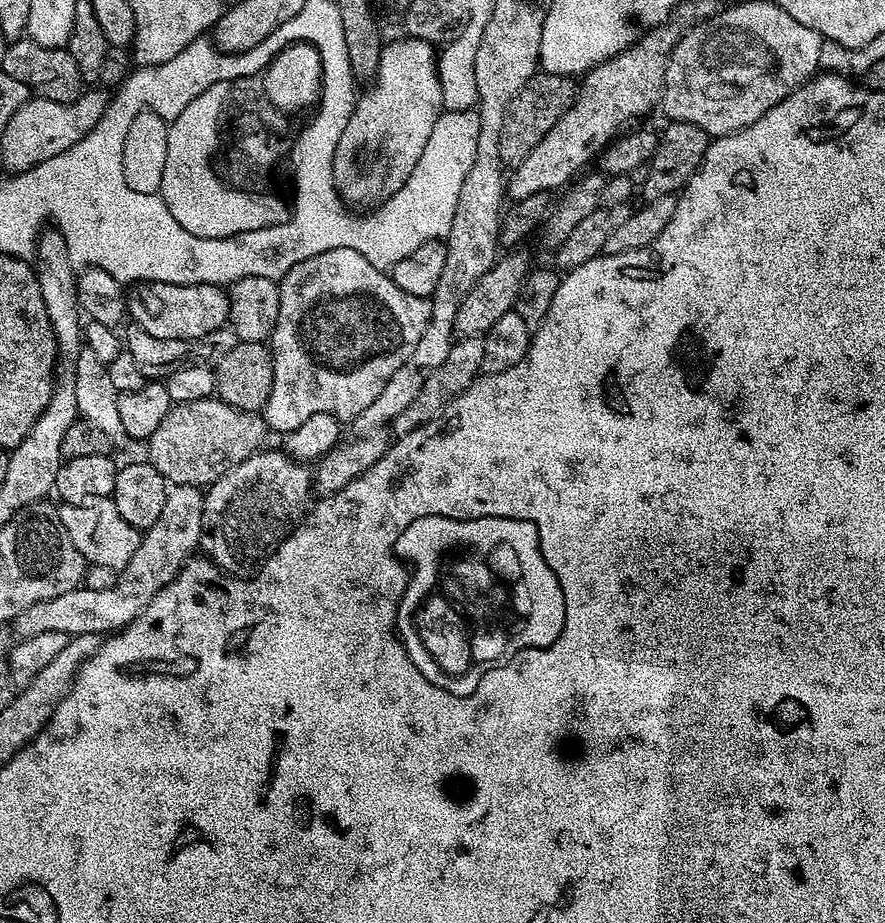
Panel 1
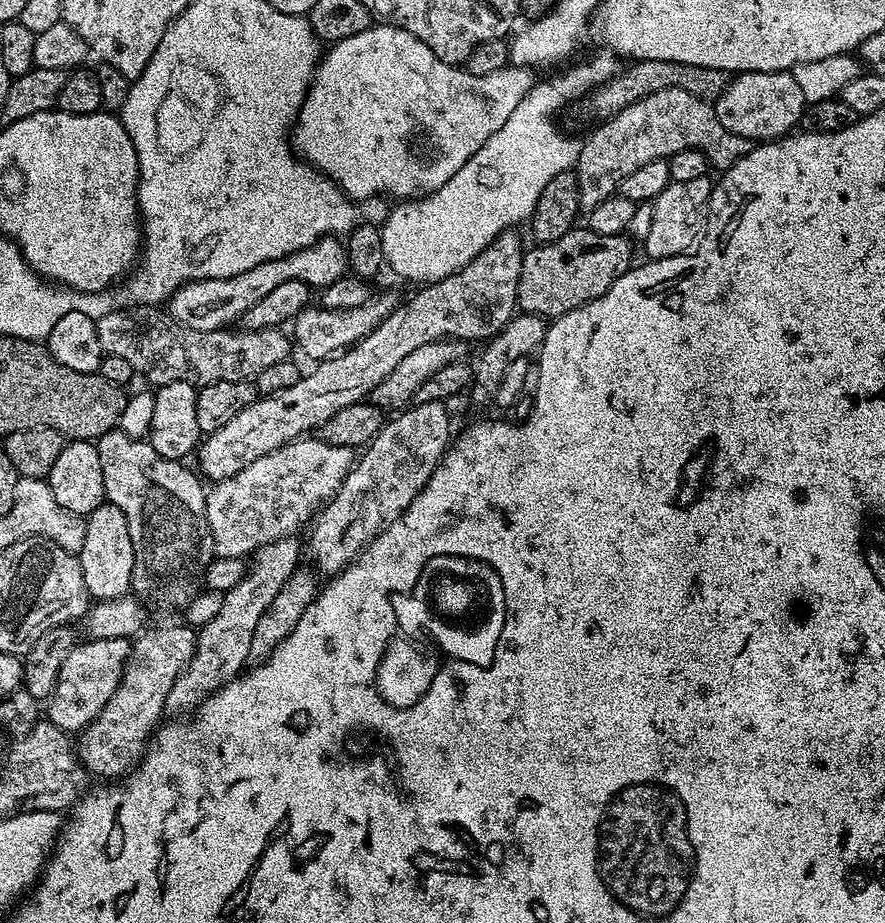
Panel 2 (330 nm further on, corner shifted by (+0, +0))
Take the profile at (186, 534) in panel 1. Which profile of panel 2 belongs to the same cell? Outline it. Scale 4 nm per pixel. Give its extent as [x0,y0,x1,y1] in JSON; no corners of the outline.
[204,438,353,558]

